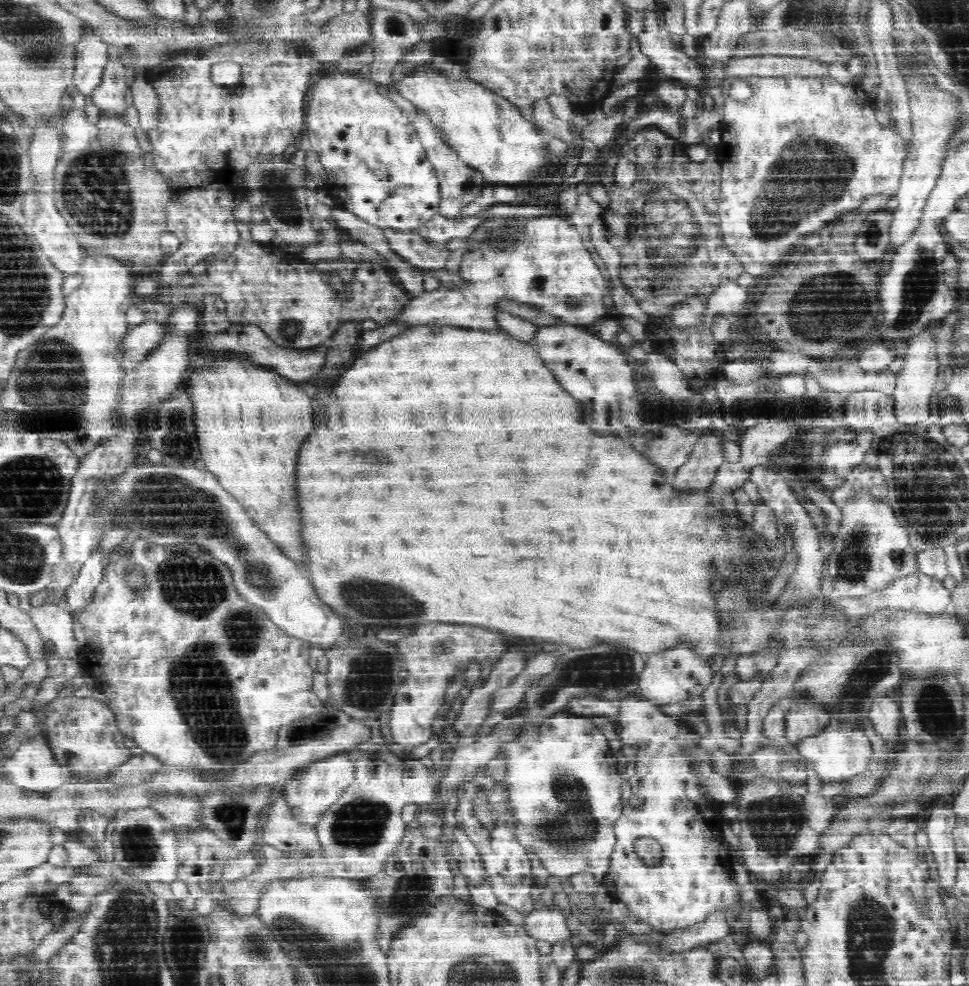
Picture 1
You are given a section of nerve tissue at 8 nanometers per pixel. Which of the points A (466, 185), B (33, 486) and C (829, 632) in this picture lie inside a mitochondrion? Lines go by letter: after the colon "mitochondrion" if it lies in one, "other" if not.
A: mitochondrion
B: mitochondrion
C: other

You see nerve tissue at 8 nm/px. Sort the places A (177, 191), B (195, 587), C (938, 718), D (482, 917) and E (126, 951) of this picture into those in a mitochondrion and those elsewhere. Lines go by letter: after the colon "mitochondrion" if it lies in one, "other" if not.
A: other
B: mitochondrion
C: mitochondrion
D: other
E: mitochondrion

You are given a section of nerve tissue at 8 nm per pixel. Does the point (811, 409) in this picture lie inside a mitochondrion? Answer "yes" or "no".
no

